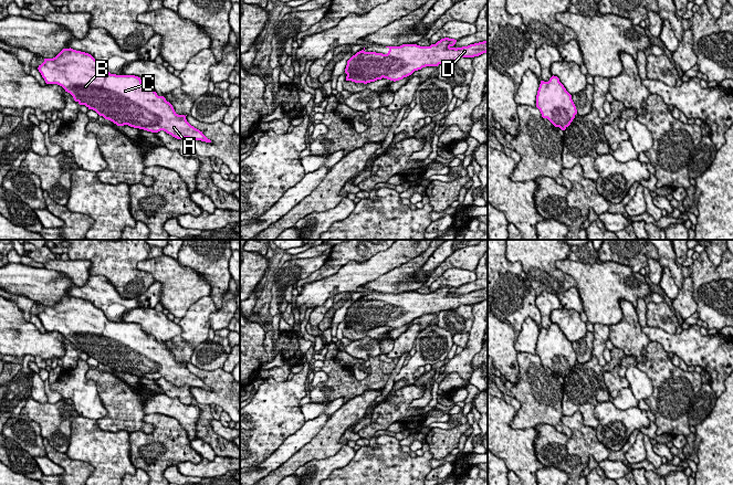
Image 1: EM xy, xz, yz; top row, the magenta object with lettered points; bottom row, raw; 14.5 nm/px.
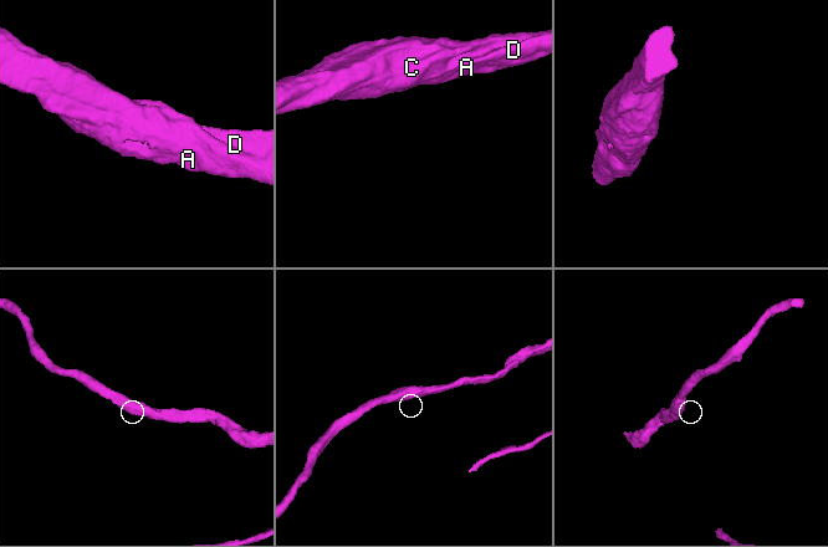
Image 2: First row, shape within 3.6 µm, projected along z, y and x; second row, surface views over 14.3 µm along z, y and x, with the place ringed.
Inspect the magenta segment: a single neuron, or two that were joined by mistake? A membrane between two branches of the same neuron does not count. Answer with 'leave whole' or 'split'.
leave whole

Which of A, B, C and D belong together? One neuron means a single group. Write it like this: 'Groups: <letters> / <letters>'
Groups: A B C D

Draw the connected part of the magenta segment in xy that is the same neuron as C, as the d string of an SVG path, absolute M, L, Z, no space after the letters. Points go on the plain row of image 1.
M63 296L55 305L44 306L39 319L46 331L57 331L70 340L80 352L95 358L117 373L128 372L151 380L166 379L177 387L195 387L211 390L202 379L191 373L185 362L178 362L164 344L142 330L135 323L111 321L103 310L91 302L73 296Z

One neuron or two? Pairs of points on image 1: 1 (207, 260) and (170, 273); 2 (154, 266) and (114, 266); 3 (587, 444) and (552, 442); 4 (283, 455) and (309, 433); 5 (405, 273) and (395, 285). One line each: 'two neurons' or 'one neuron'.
1: two neurons
2: two neurons
3: one neuron
4: one neuron
5: one neuron

